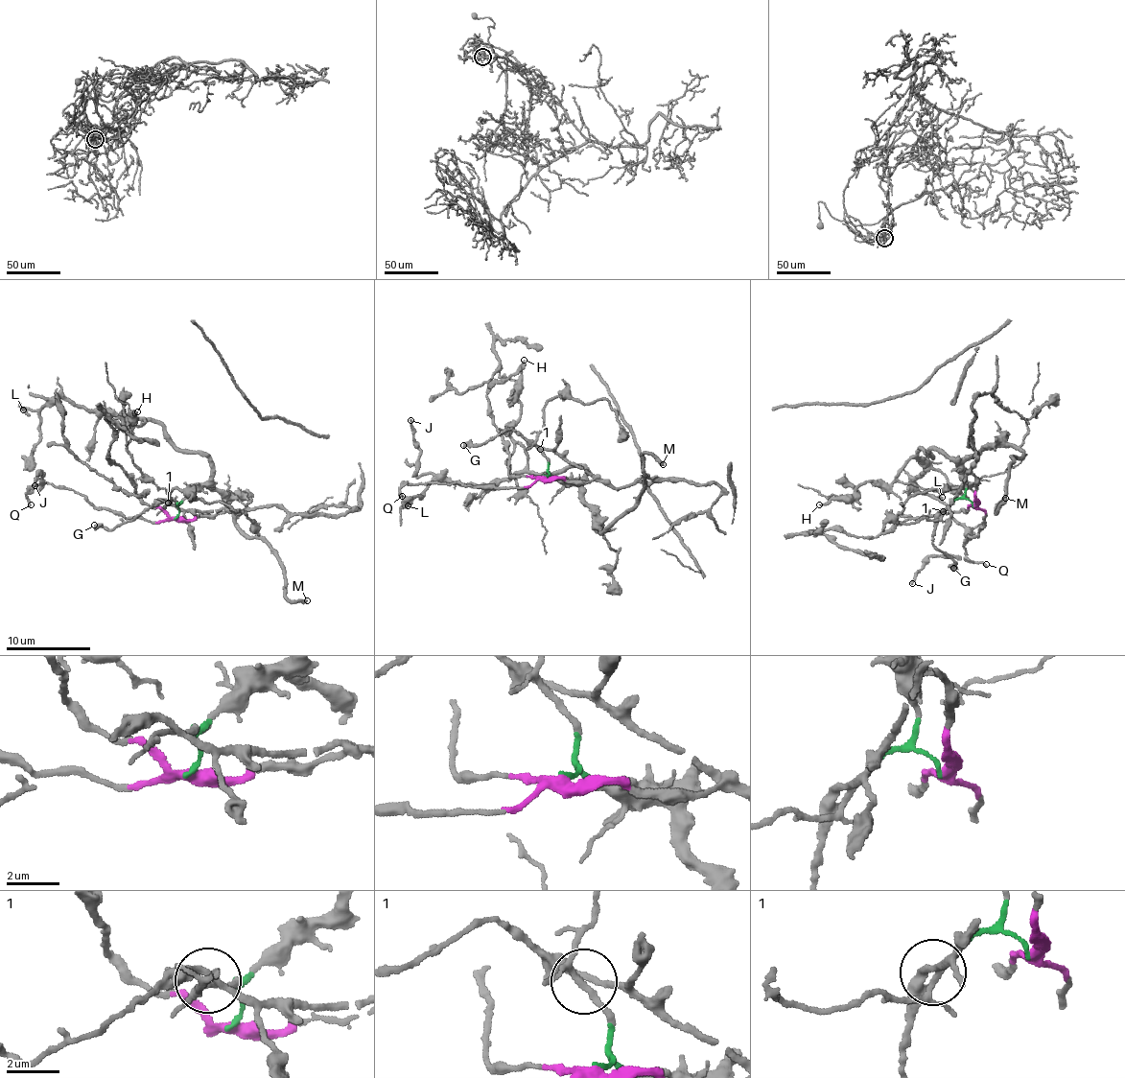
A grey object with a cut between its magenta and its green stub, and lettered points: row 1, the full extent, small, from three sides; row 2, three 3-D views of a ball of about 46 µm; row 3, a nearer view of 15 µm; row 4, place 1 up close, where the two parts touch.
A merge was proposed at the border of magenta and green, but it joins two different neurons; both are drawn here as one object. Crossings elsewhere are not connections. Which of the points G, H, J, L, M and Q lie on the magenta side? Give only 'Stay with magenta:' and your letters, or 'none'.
Stay with magenta: G, J, Q

